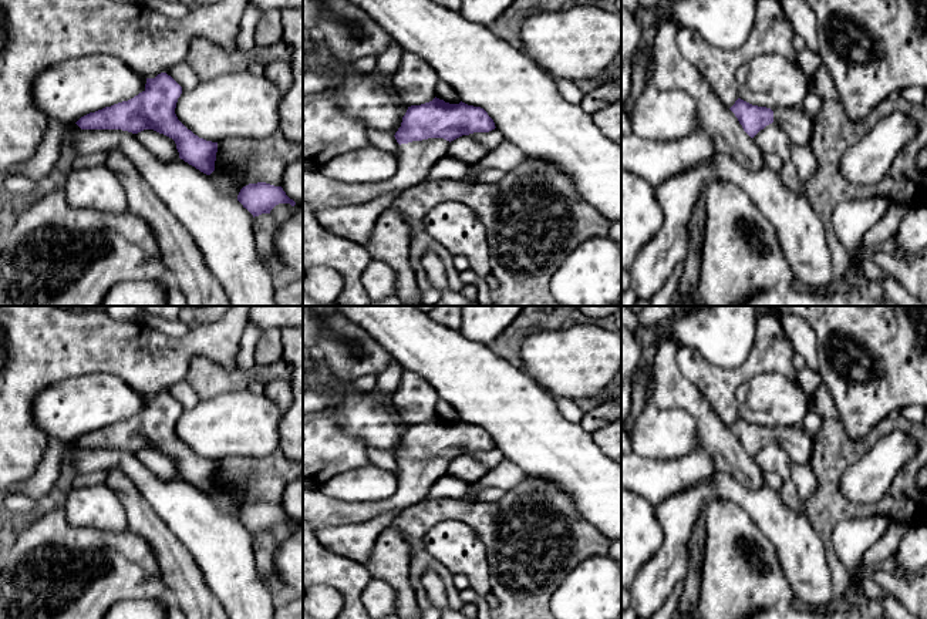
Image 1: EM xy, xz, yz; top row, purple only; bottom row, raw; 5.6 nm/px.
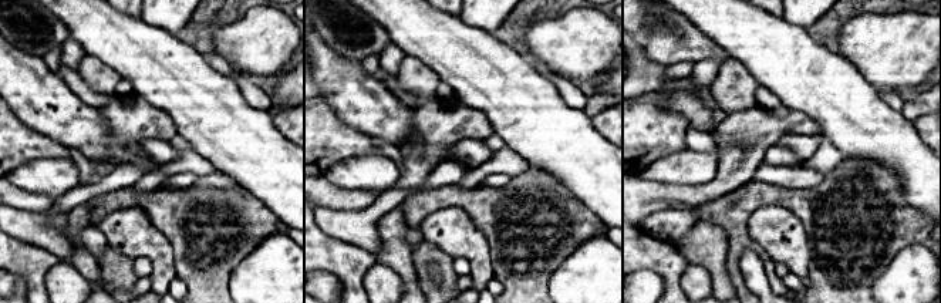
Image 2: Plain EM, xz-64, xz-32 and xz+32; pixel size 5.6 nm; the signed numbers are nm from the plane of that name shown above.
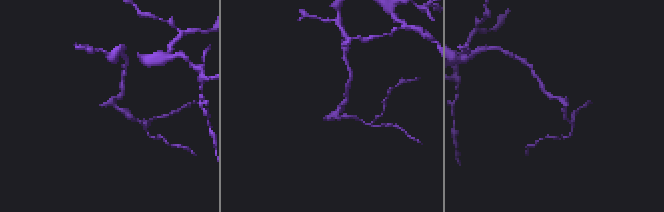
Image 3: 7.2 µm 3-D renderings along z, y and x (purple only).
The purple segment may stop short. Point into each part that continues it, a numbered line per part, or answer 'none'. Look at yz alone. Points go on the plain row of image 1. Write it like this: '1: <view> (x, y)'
1: yz (795, 440)

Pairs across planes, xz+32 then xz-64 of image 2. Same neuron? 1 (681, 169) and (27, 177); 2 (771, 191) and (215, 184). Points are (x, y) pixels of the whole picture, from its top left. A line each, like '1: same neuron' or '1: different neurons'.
1: same neuron
2: same neuron

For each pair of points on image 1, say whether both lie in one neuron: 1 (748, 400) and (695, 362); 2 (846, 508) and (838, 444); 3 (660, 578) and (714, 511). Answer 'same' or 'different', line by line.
1: different
2: same
3: different

